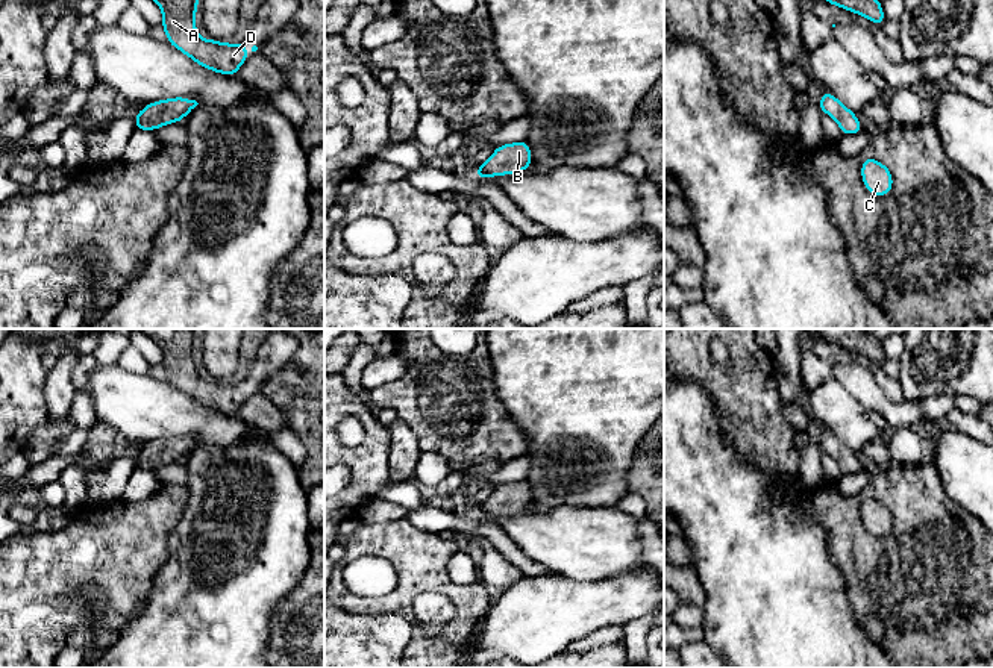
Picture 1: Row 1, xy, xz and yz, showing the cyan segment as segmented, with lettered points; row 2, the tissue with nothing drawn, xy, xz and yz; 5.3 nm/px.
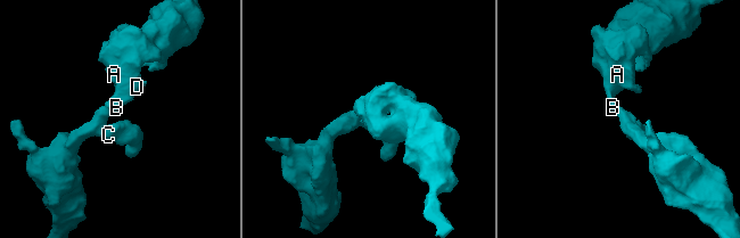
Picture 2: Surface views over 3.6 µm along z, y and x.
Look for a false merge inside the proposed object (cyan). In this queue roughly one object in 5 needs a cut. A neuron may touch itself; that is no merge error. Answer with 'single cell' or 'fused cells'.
single cell

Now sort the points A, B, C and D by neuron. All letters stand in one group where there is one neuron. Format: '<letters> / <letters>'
A B C D

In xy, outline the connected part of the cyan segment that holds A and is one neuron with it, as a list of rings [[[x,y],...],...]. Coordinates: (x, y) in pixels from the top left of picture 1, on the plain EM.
[[[139,329],[162,350],[162,368],[167,380],[200,406],[226,415],[235,415],[249,397],[244,382],[226,383],[202,379],[194,364],[199,347],[196,329]]]

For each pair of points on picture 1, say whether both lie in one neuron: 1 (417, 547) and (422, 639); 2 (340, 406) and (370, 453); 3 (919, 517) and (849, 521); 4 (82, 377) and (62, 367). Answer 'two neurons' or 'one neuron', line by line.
1: one neuron
2: one neuron
3: one neuron
4: two neurons

